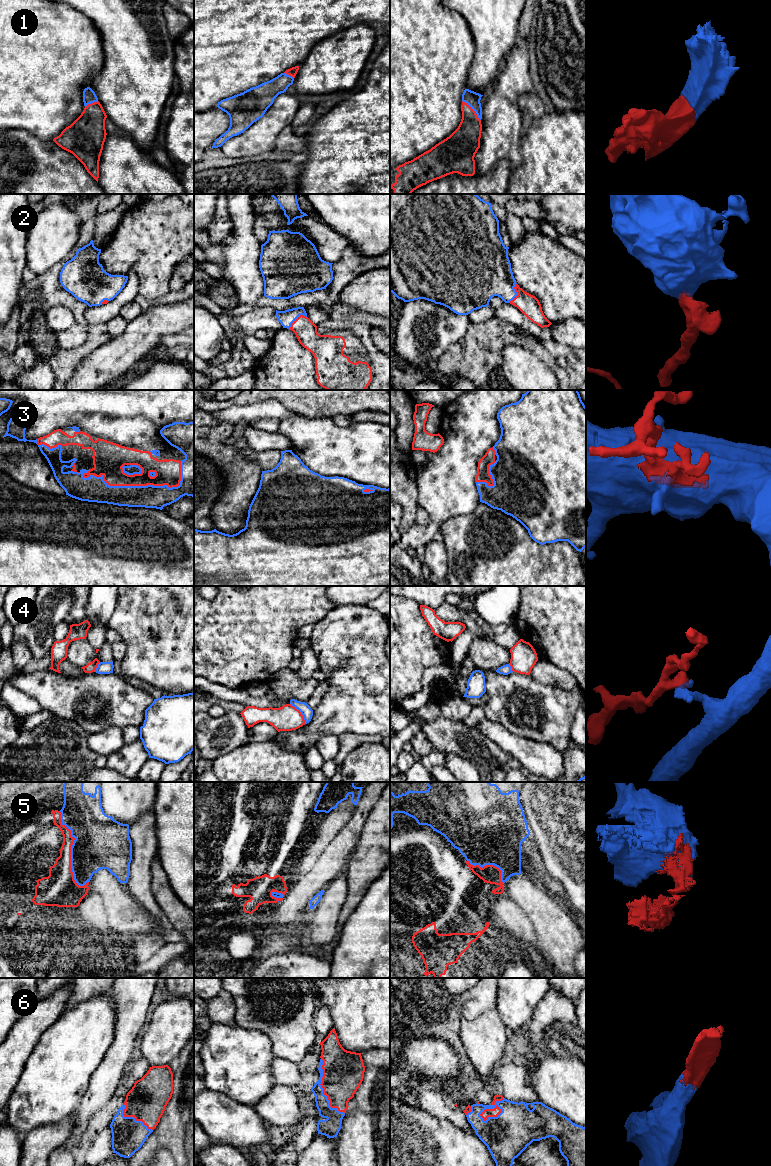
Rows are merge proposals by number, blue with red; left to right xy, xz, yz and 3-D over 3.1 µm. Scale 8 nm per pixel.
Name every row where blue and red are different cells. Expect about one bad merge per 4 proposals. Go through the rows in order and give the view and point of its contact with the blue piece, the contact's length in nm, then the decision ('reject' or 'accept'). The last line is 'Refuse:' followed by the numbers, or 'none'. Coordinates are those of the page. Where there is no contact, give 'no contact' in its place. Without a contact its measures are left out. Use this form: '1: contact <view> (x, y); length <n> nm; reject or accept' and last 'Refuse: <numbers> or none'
1: contact yz (473, 109); length 220 nm; accept
2: contact yz (517, 293); length 170 nm; accept
3: contact xy (141, 486); length 800 nm; accept
4: contact xz (301, 713); length 200 nm; reject
5: contact xy (71, 850); length 650 nm; accept
6: contact yz (490, 1108); length 260 nm; accept
Refuse: 4

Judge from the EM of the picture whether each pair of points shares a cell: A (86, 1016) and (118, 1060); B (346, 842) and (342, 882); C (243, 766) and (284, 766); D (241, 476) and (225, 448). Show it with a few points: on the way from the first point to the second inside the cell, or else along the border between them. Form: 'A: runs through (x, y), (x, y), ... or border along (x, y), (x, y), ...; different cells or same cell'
A: border along (114, 1024), (114, 1038), (97, 1068); different cells
B: border along (345, 871), (338, 874), (330, 882); different cells
C: runs through (253, 766), (274, 766); same cell
D: runs through (236, 469), (225, 455); same cell

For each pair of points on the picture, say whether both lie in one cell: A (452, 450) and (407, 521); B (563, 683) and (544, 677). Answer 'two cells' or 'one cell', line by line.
A: two cells
B: one cell

